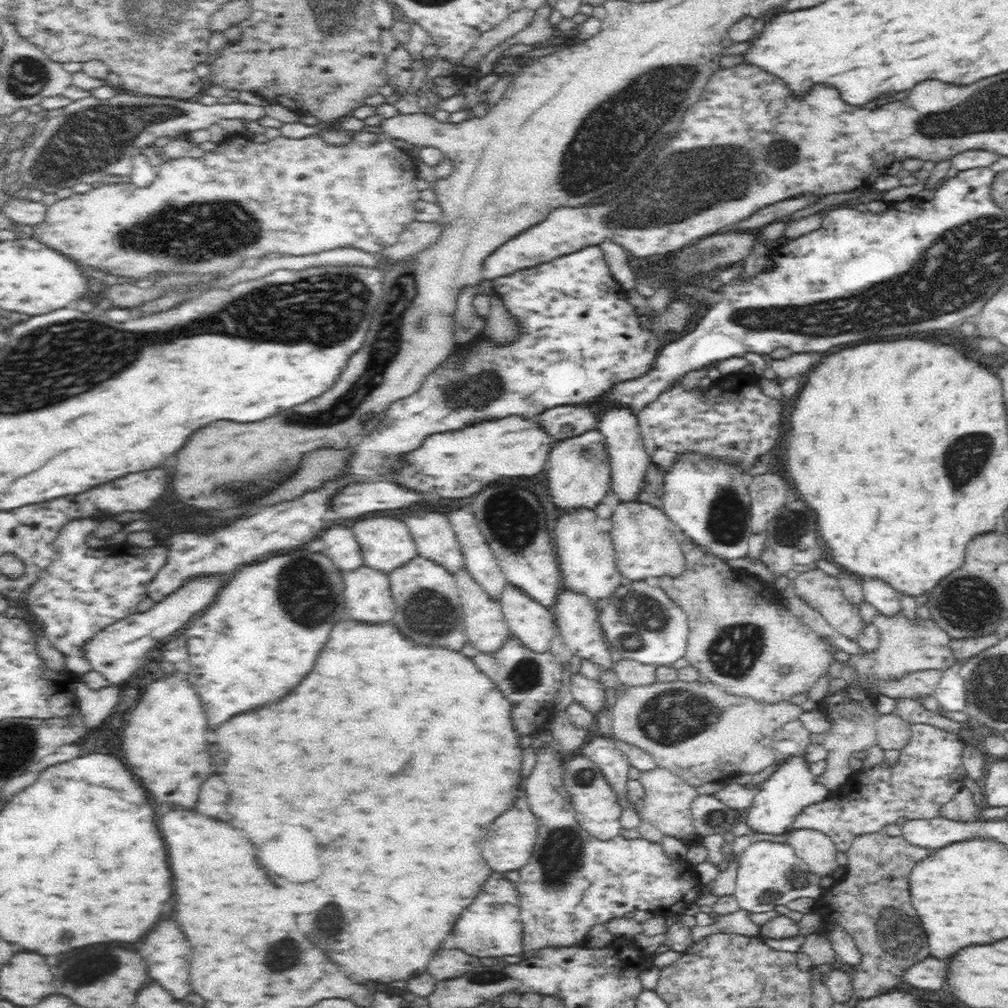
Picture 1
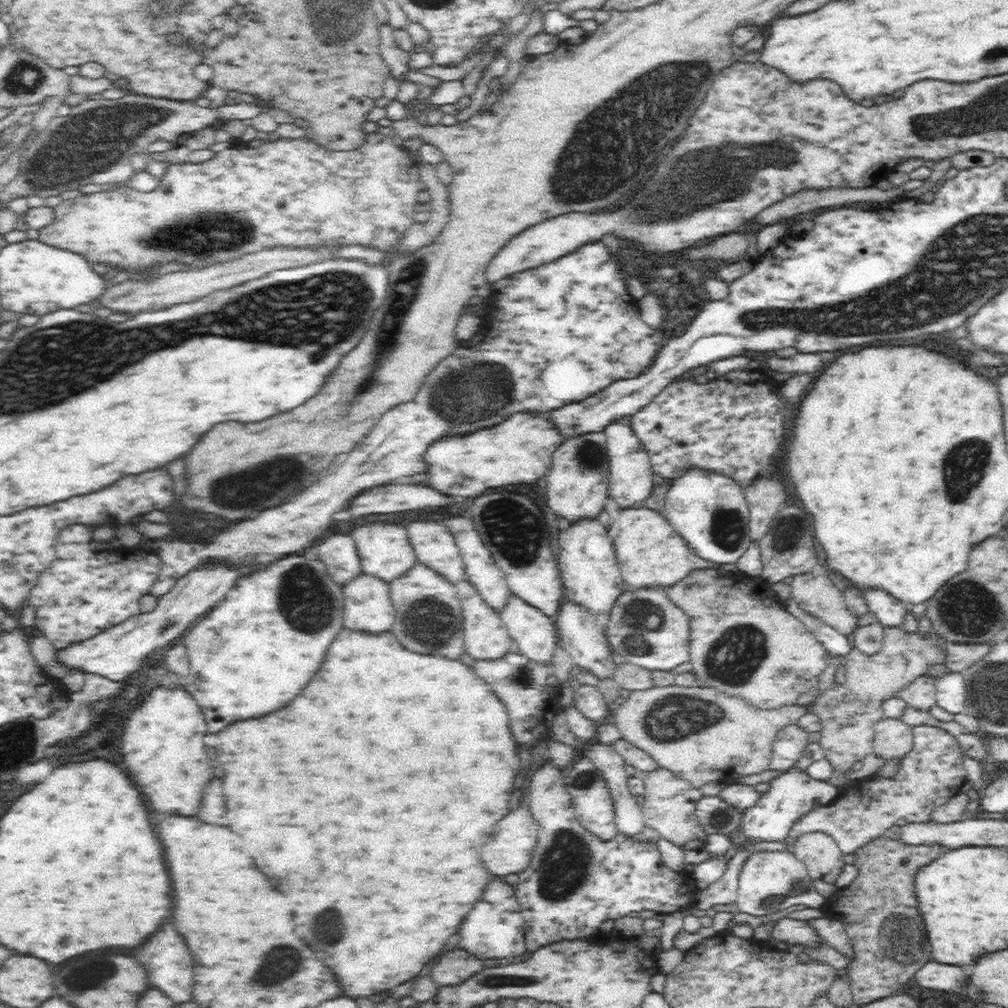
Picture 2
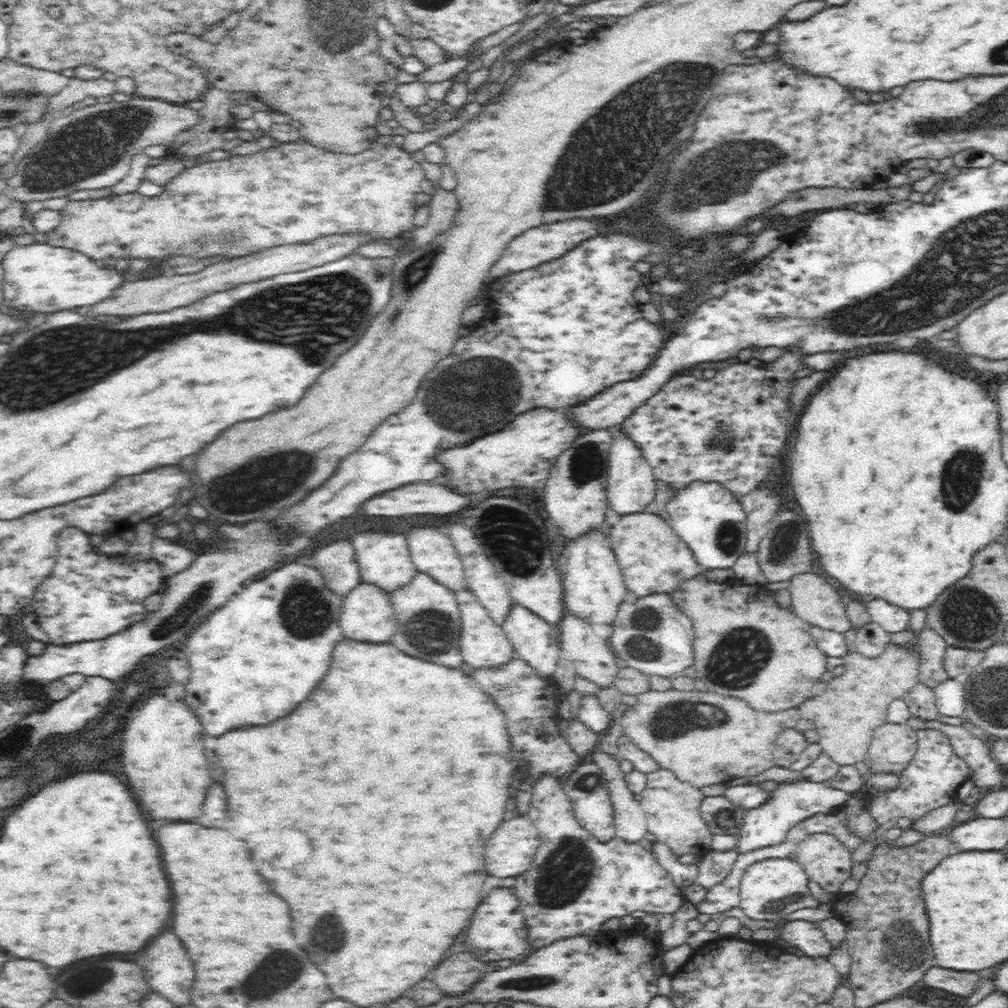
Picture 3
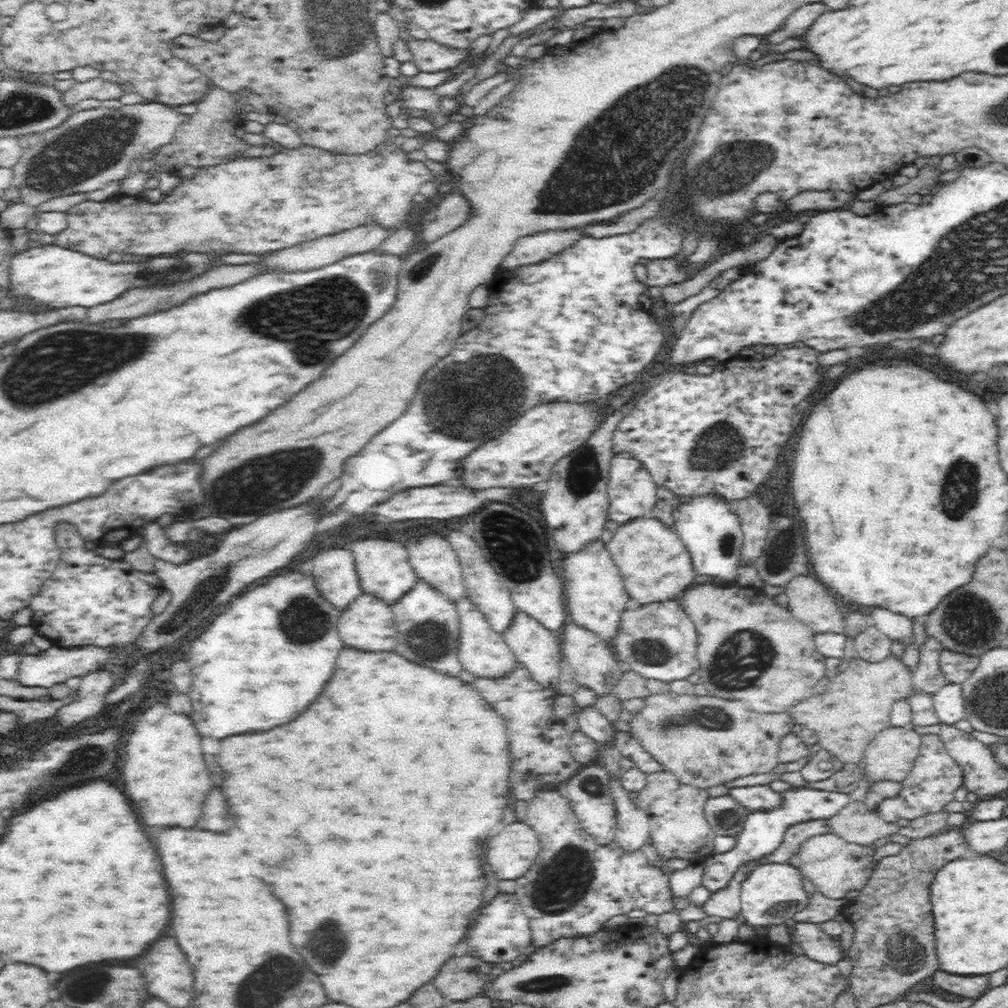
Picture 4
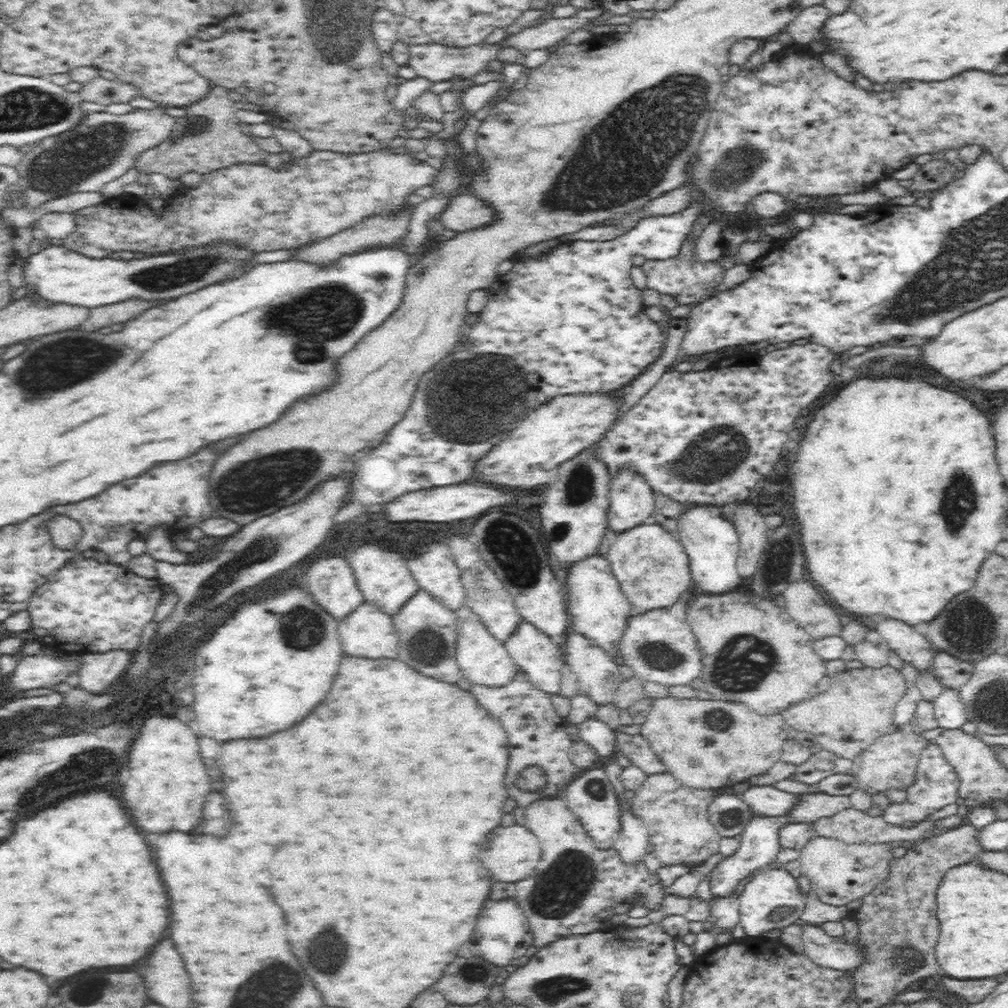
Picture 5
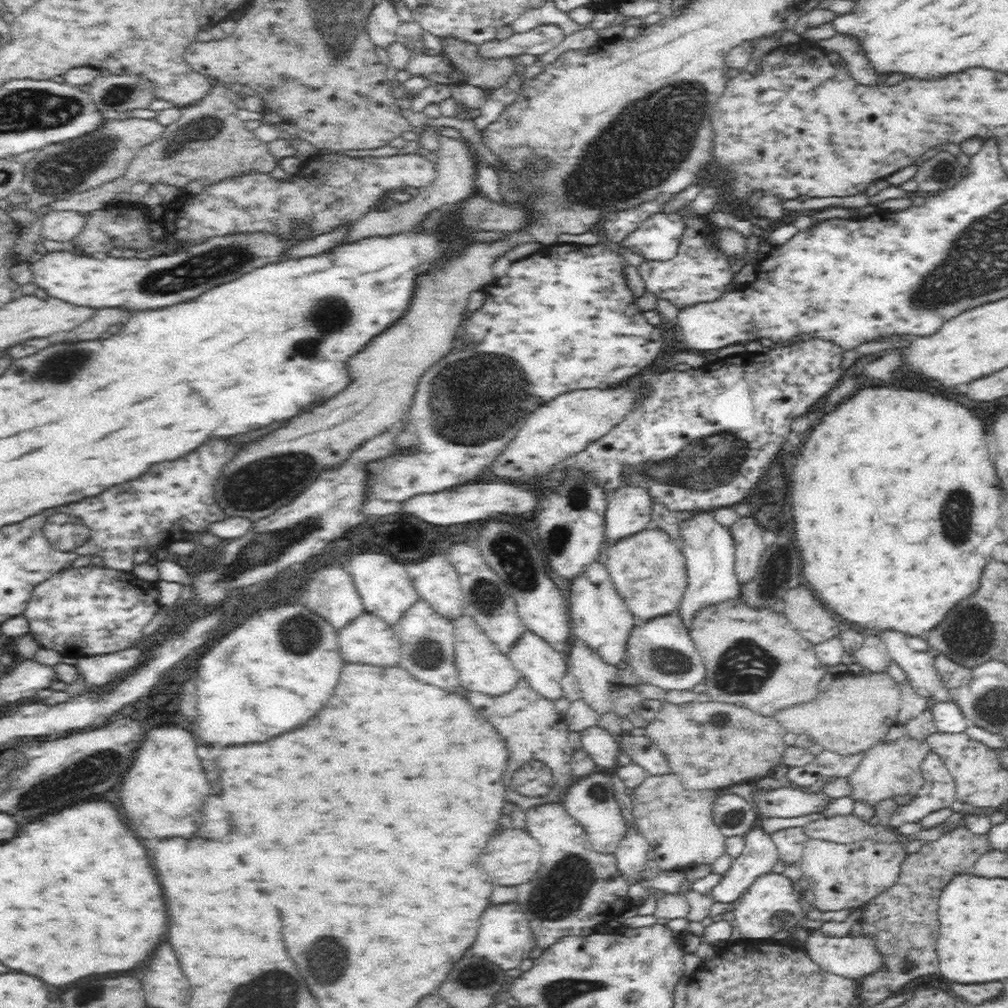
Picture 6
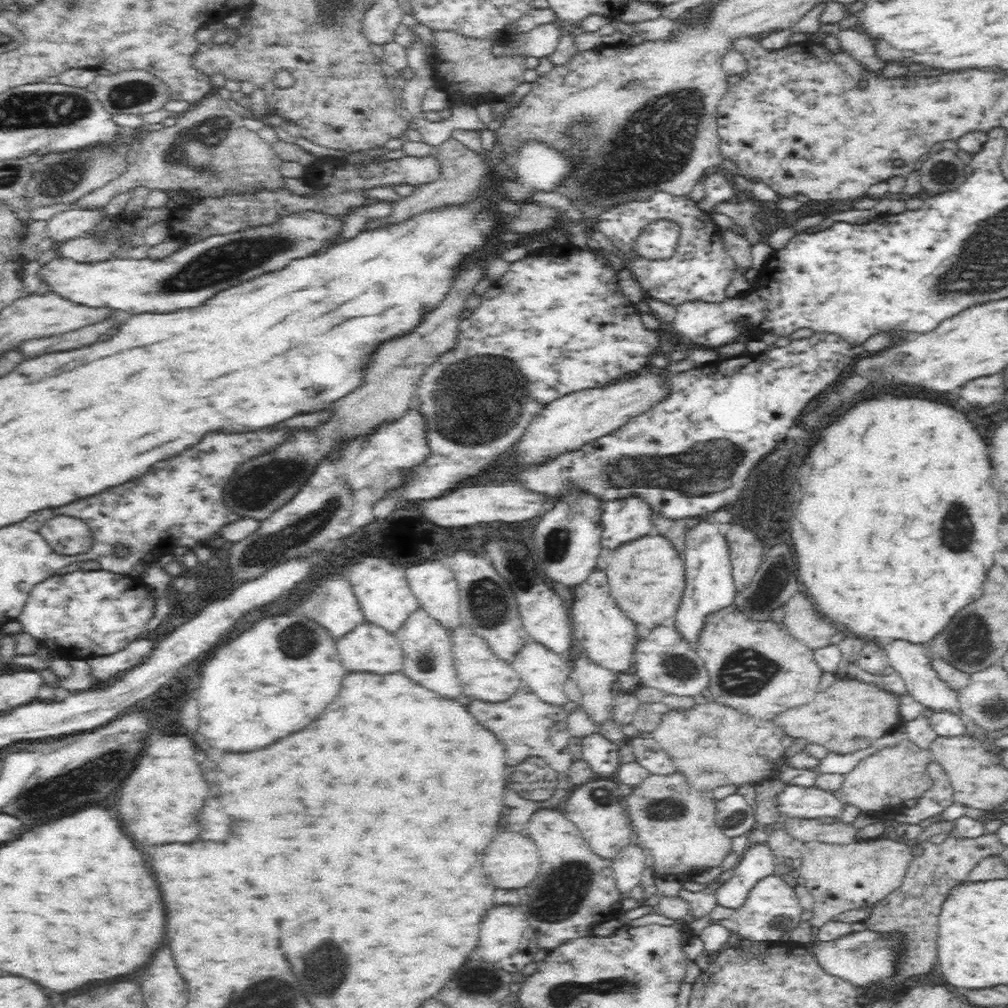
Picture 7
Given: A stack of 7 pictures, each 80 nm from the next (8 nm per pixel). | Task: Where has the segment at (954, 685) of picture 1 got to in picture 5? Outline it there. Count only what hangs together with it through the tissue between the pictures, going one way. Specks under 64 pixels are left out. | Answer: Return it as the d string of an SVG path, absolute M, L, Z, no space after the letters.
M944 689L933 702L934 714L938 727L948 730L960 730L968 720L964 703L954 690Z

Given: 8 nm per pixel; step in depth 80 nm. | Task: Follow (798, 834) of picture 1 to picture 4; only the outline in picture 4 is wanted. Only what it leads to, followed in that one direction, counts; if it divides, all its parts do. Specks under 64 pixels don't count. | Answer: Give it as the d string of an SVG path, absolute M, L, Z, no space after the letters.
M830 833L812 836L799 848L798 867L802 876L812 881L816 891L830 900L845 900L850 892L866 889L878 866L878 846L862 846L846 842L842 837Z

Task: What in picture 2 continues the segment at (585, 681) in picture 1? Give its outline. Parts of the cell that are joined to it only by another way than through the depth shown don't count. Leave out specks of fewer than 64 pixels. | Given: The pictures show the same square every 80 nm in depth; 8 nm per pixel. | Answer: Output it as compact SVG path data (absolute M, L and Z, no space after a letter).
M580 685L574 693L574 707L586 720L591 720L597 727L604 724L606 716L611 712L596 686Z

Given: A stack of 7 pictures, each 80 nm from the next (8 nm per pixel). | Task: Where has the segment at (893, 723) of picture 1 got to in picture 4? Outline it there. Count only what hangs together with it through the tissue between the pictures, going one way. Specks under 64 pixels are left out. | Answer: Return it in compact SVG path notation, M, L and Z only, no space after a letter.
M890 726L878 732L863 754L866 782L904 782L912 772L921 742L922 736L910 726Z

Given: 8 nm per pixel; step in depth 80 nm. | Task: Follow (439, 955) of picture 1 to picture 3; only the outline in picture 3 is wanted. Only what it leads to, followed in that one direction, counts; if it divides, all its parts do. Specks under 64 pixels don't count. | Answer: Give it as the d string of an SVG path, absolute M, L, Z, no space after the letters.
M453 954L434 970L432 981L445 996L464 996L487 972L485 963L472 954Z

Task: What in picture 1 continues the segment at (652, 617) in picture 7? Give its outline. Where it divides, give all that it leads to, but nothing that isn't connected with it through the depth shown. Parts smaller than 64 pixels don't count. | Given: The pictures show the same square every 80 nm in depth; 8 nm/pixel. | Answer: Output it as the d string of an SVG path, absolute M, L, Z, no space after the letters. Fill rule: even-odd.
M622 502L612 512L612 529L616 566L625 582L655 582L660 578L678 578L686 570L686 558L680 544L677 526L662 510L648 503ZM678 536L678 538L676 538Z

